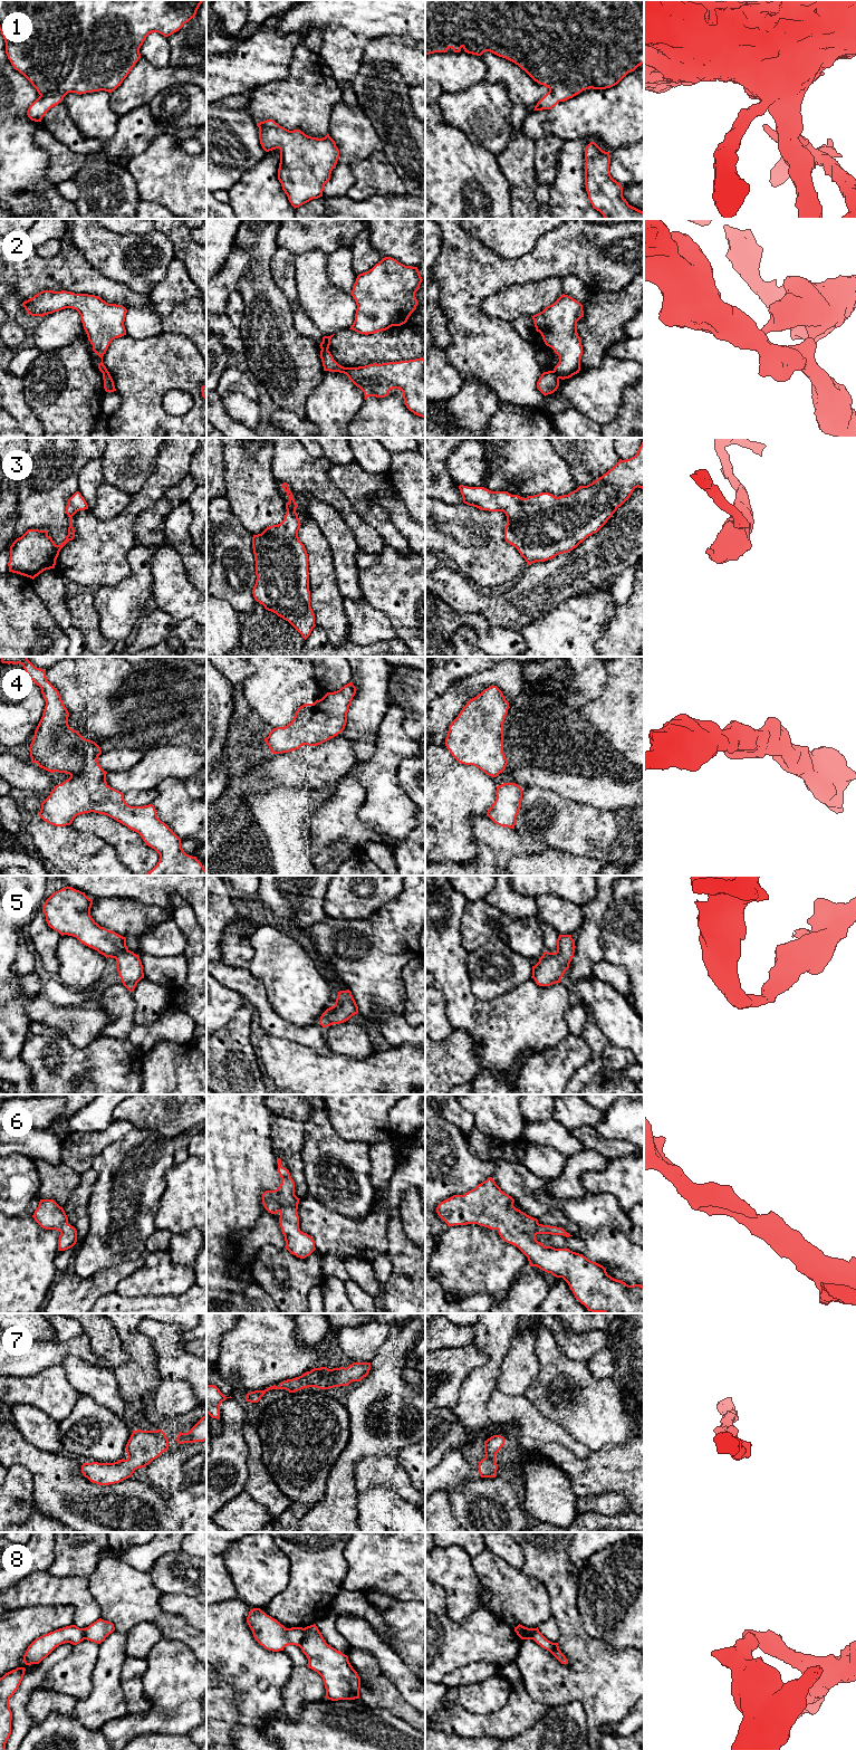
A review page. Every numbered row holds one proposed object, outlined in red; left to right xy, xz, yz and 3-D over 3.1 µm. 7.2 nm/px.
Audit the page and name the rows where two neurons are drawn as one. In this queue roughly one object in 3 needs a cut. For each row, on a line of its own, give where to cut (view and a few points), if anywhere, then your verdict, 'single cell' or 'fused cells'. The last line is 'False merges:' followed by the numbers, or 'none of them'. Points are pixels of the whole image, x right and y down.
1: no cut | single cell
2: yz (552, 371), (559, 378) | fused cells
3: no cut | single cell
4: no cut | single cell
5: no cut | single cell
6: no cut | single cell
7: no cut | single cell
8: xz (304, 1628), (304, 1639), (299, 1646) | fused cells
False merges: 2, 8

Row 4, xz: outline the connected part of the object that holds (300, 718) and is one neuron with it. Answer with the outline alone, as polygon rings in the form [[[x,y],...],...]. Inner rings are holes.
[[[350,681],[314,704],[300,706],[287,726],[273,728],[265,738],[271,753],[289,753],[304,745],[317,746],[340,734],[356,690]]]

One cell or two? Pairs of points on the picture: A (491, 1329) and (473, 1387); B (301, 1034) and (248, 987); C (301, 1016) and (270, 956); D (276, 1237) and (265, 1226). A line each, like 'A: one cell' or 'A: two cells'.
A: one cell
B: one cell
C: one cell
D: one cell

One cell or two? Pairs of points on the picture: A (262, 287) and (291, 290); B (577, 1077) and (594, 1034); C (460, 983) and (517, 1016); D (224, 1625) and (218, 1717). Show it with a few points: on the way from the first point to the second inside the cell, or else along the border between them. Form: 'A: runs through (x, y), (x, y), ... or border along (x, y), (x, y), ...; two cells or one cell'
A: border along (270, 265), (271, 278), (286, 297), (292, 313); two cells
B: runs through (588, 1069), (596, 1061), (596, 1045); one cell
C: runs through (468, 998), (479, 1010), (501, 1016); one cell
D: border along (218, 1670), (220, 1675), (230, 1685); two cells

